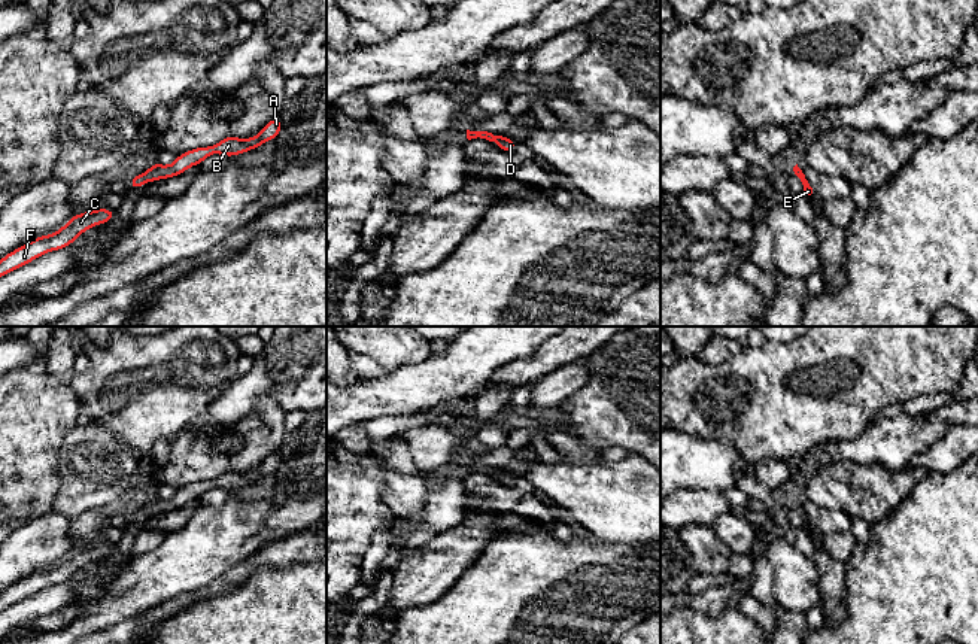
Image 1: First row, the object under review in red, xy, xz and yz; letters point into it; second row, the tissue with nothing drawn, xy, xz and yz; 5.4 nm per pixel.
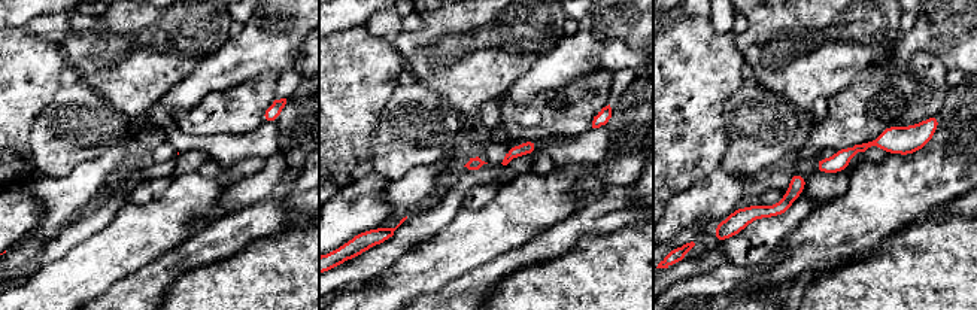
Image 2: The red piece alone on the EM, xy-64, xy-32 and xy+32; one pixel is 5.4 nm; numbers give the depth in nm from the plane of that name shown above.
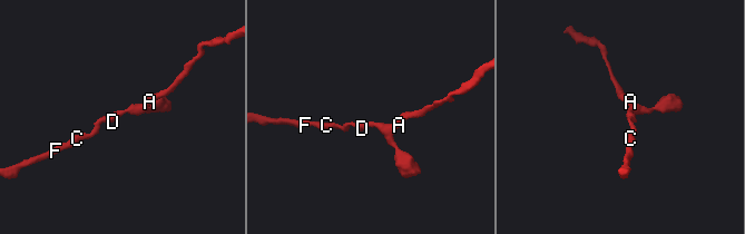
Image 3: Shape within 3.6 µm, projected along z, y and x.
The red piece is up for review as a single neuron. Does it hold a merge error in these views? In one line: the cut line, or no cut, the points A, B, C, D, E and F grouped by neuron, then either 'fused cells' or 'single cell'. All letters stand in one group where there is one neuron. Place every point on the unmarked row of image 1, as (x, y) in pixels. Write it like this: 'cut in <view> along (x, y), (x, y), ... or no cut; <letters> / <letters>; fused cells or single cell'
no cut; A B C D E F; single cell

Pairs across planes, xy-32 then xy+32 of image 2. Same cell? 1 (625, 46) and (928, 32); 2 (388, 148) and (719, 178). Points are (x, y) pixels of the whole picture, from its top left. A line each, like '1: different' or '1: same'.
1: same
2: different

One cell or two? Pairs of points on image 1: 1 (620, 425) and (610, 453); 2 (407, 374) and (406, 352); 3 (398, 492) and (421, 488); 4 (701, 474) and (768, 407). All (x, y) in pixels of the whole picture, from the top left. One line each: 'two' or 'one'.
1: two
2: two
3: one
4: two

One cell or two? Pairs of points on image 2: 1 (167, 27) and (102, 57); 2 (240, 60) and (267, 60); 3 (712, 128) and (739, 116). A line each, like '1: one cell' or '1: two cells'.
1: one cell
2: one cell
3: two cells

